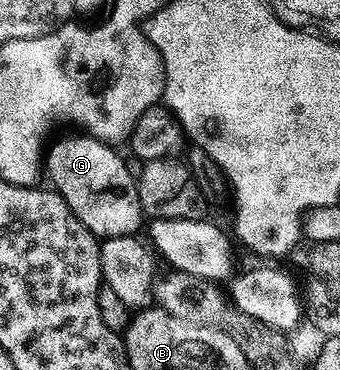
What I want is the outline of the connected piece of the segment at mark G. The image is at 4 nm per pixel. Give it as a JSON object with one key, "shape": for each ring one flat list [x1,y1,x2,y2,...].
{"shape":[[91,135,84,137,64,137,61,141,56,141,46,149,46,177,49,177,51,188,66,199,70,211,85,225,97,239,105,237,130,237,137,232,140,225,142,210,136,181,130,177,127,171,127,160,120,158,115,153,113,146,106,141,100,141]]}

